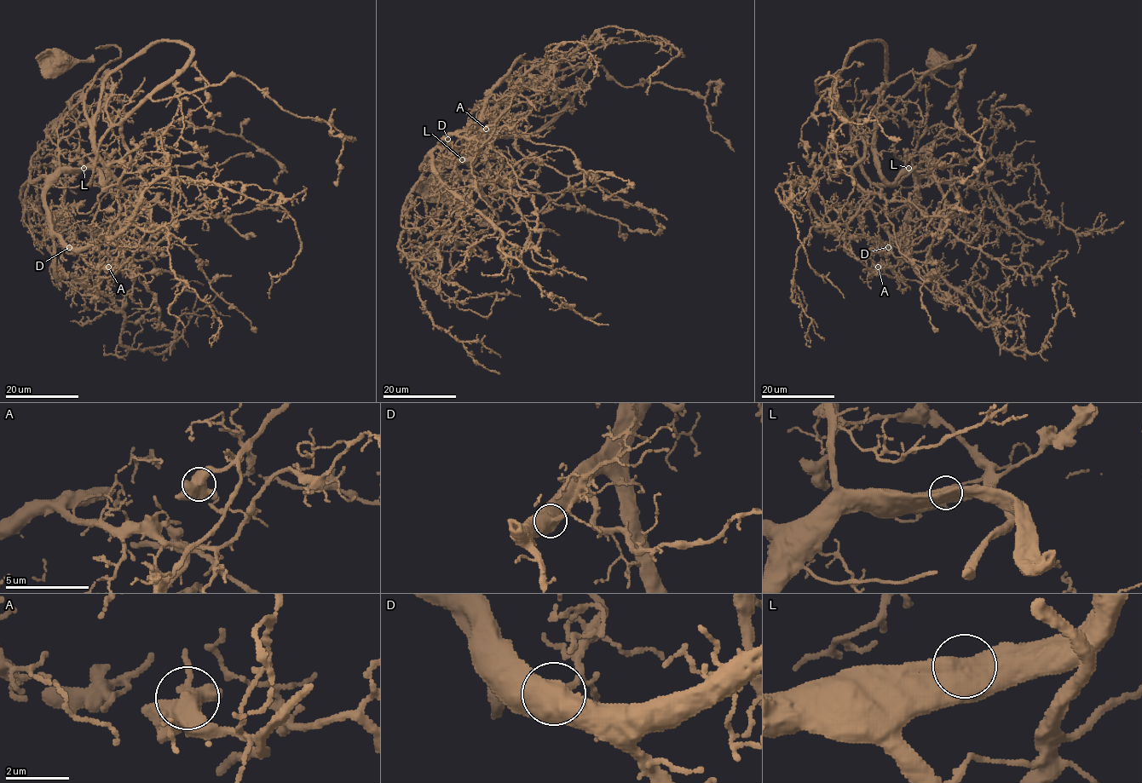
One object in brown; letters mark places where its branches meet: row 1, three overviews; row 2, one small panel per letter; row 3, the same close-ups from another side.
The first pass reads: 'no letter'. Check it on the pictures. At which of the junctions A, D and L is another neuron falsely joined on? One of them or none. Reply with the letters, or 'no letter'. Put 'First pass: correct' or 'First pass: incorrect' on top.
First pass: correct
no letter

